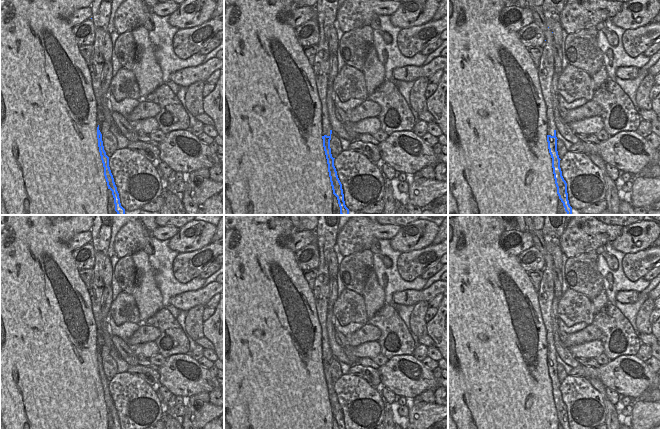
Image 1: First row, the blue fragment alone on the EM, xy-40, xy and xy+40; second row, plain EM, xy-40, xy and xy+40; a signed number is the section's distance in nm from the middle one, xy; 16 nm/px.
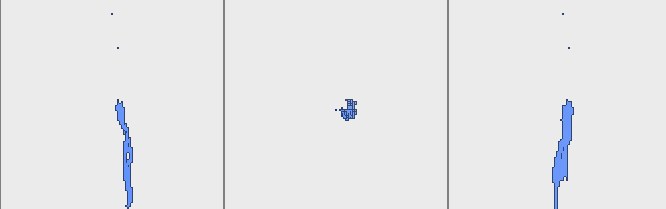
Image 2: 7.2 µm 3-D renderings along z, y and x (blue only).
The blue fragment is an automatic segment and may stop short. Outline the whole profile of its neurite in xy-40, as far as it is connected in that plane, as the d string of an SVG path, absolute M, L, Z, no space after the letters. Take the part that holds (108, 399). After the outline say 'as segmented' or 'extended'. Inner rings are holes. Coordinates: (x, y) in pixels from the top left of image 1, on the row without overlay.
M101 329L101 332L97 334L97 363L98 363L98 371L99 376L101 380L101 384L104 391L104 400L107 406L108 413L112 415L112 419L114 422L114 428L115 429L121 429L119 417L117 415L117 411L114 406L113 399L111 397L110 391L109 391L109 381L106 379L106 376L104 374L103 365L102 365L102 358L100 354L100 348L104 345L104 339L103 339L103 331Z; extended

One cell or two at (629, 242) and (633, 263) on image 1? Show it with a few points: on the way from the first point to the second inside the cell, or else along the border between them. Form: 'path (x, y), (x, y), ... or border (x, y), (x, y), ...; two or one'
border (649, 246), (625, 254); two

